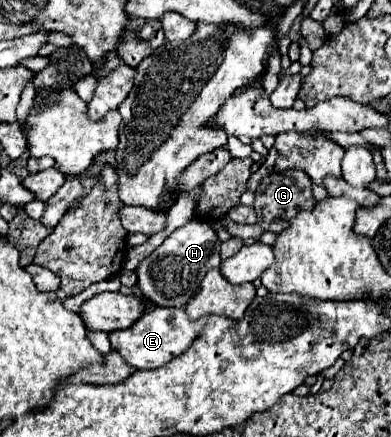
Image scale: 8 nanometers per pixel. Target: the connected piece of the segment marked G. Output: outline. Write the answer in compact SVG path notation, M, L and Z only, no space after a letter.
M287 169L287 171L273 171L271 175L267 175L261 185L255 191L255 213L259 219L259 225L265 231L285 231L291 225L291 219L299 213L299 211L311 211L315 207L317 199L311 193L311 179L309 175L305 175L299 169Z

